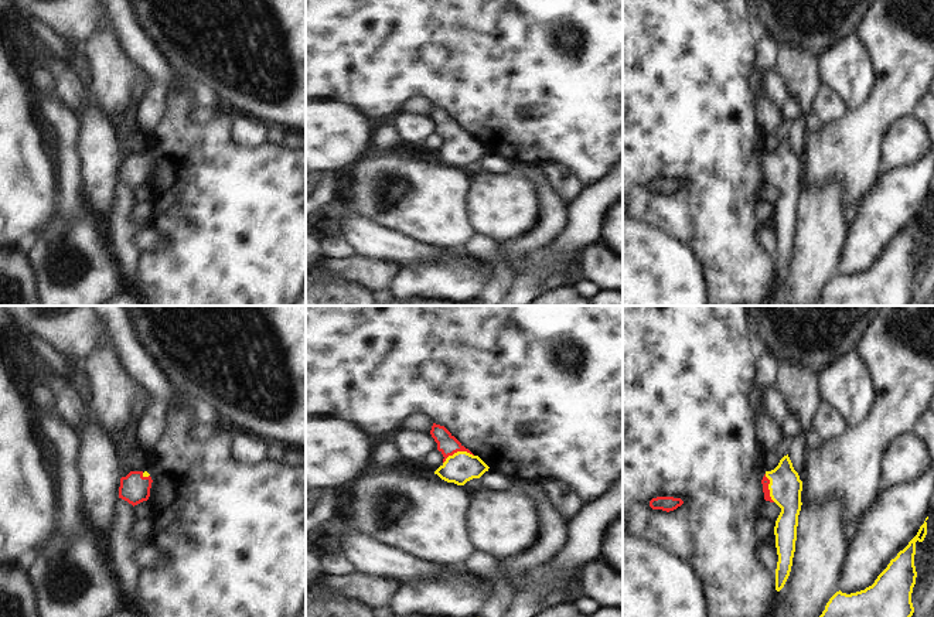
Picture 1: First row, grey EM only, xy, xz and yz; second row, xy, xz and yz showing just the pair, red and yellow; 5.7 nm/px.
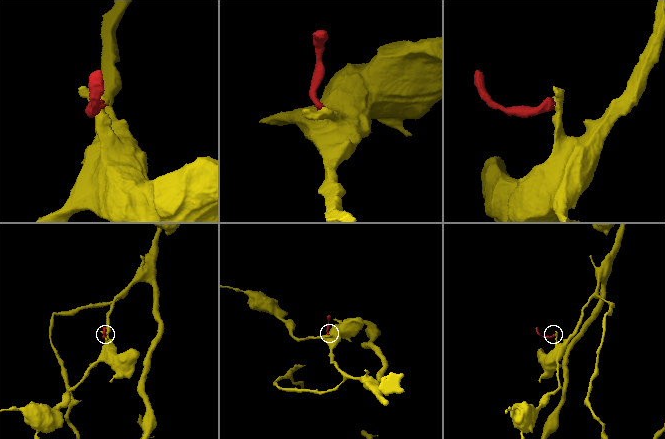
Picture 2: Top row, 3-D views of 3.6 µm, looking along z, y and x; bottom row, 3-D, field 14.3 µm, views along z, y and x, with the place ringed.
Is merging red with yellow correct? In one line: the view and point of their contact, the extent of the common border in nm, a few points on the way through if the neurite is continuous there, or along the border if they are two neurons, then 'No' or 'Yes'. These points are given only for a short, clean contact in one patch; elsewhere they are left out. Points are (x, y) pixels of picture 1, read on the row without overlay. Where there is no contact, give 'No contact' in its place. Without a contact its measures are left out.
Touches red at xz (457, 133). Shared border 180 nm. Path across: xz (447, 128), (457, 133), (460, 150). Yes.

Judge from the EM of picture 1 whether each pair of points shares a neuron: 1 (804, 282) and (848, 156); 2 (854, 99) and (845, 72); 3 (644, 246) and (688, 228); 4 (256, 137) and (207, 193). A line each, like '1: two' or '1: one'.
1: two
2: one
3: two
4: two

